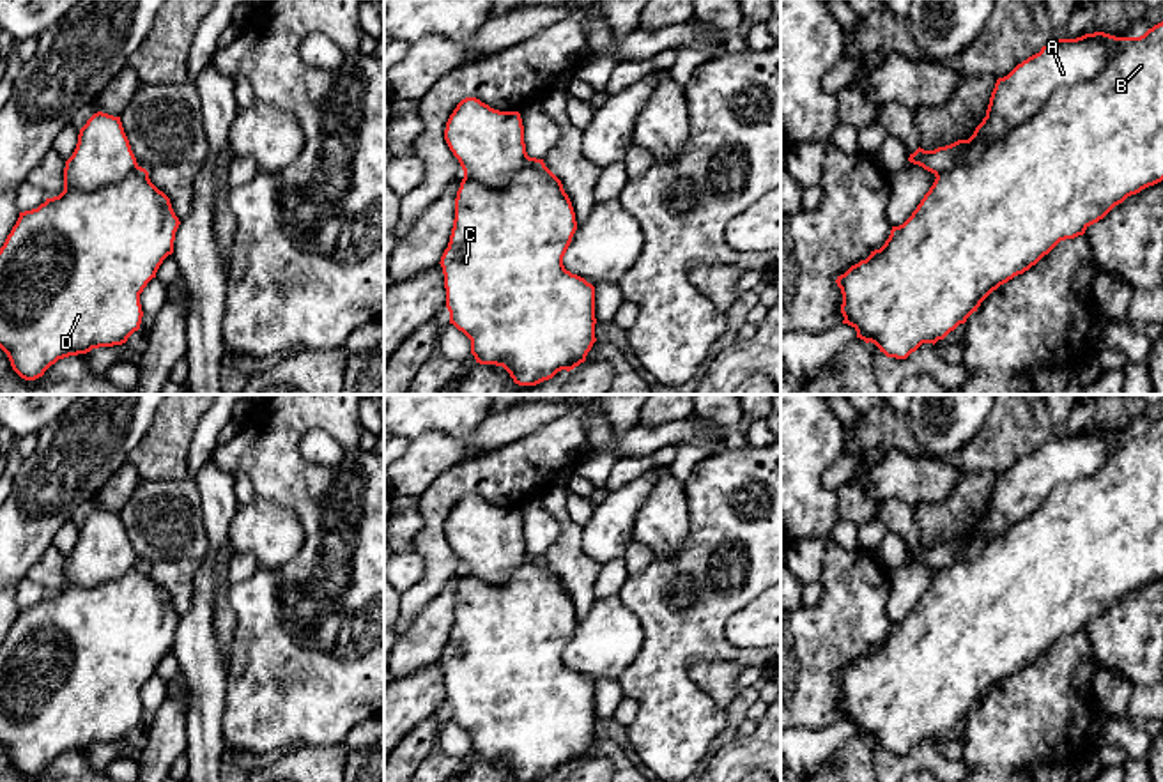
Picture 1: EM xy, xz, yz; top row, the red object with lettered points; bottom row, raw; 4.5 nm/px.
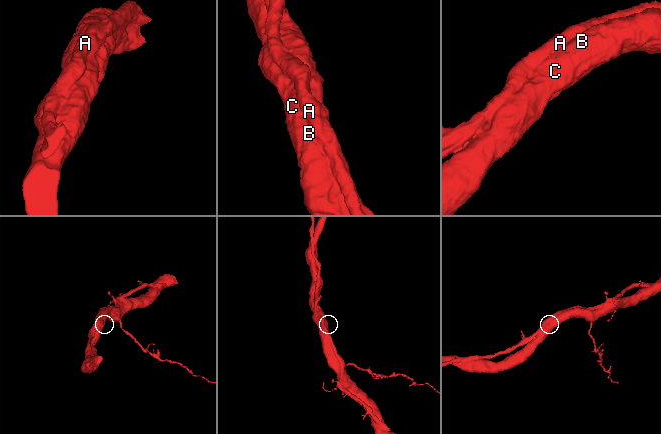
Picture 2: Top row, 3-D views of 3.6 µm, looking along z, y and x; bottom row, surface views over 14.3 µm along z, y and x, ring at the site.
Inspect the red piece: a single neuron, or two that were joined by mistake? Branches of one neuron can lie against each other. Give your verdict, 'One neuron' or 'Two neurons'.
One neuron

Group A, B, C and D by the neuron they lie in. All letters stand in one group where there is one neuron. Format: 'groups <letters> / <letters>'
groups A B C D

